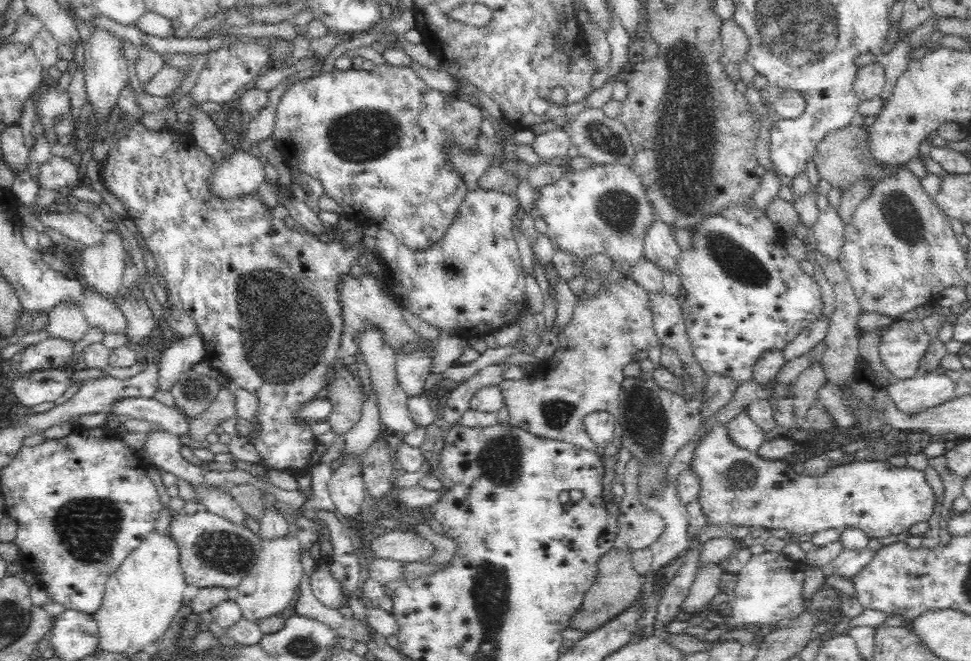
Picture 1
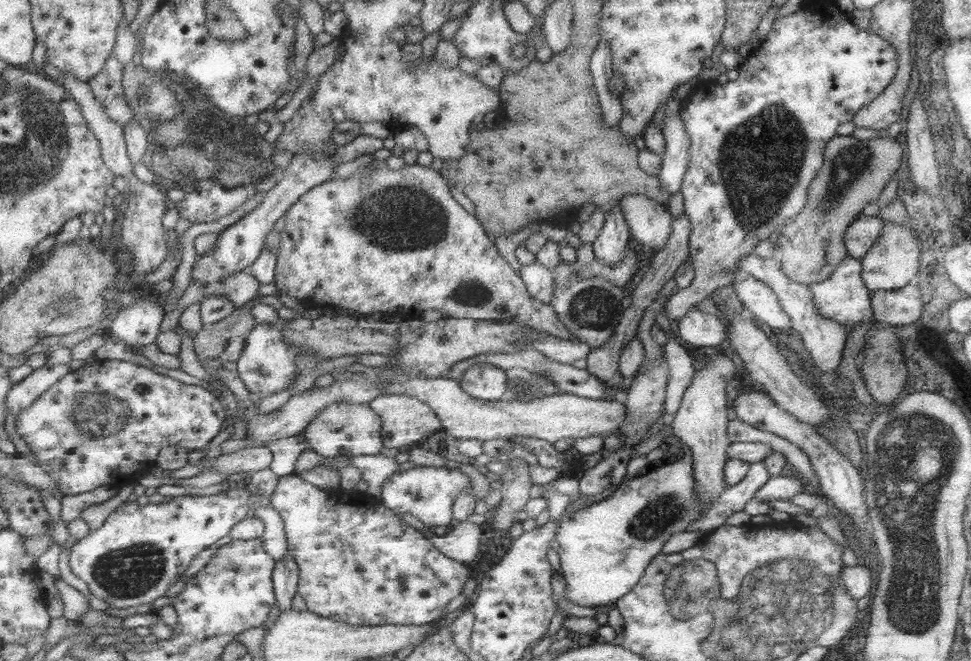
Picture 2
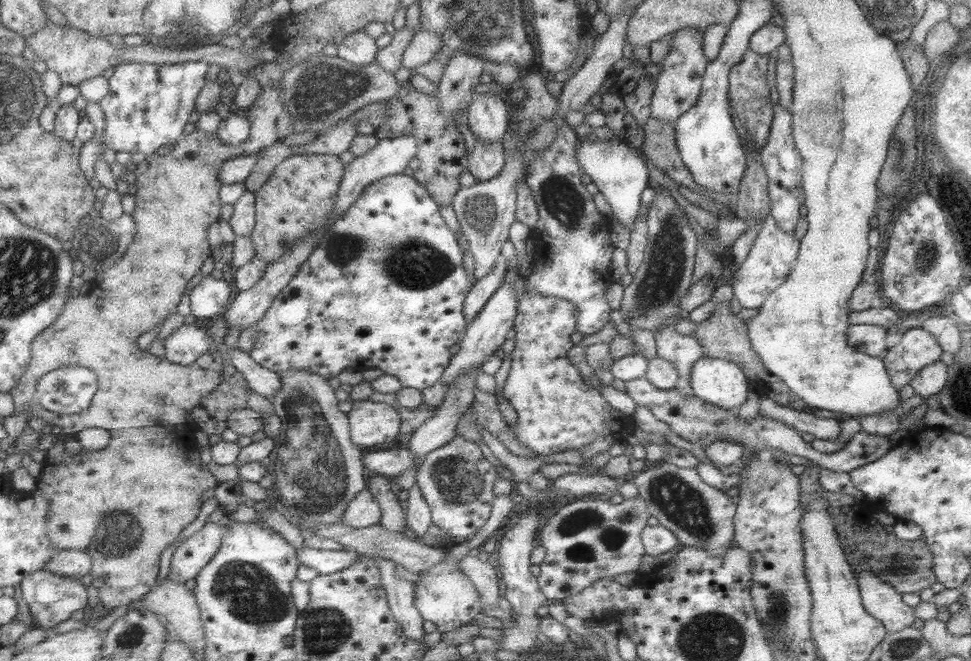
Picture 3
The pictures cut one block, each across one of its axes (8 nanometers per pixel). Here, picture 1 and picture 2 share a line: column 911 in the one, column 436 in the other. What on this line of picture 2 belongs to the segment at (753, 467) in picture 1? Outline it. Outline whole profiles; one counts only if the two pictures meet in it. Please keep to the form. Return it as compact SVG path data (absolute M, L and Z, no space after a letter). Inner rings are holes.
M416 465L416 467L393 474L383 484L383 492L379 497L385 506L395 510L397 514L411 514L431 529L433 526L448 527L453 522L453 504L457 496L465 492L474 494L473 482L461 470Z

